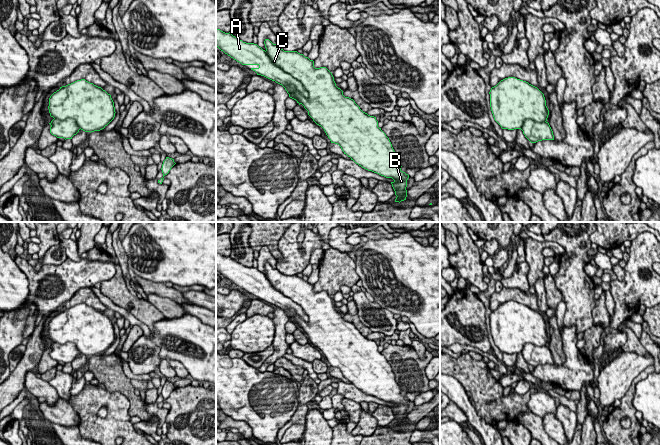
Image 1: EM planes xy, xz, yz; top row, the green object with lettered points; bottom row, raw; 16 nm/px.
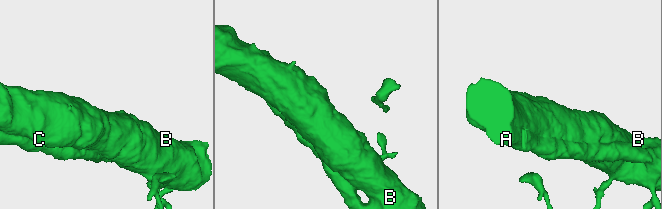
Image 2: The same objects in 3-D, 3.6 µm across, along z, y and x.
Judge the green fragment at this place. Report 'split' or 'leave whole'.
leave whole

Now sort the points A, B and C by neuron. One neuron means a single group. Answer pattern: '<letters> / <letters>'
A B C

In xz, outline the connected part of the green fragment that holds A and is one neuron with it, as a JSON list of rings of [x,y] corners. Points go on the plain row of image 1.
[[[216,253],[216,271],[242,289],[258,289],[251,294],[282,309],[289,321],[302,328],[313,345],[324,353],[331,367],[338,368],[351,384],[368,395],[392,402],[391,408],[397,420],[395,426],[406,424],[409,399],[401,394],[392,368],[378,351],[376,341],[363,336],[353,323],[345,321],[326,291],[315,292],[313,284],[297,275],[284,275],[269,263],[265,263],[264,268],[265,274],[257,268],[243,266],[230,256]]]

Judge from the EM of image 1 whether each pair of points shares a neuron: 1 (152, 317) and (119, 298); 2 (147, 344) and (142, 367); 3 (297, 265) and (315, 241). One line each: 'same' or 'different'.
1: same
2: same
3: same

